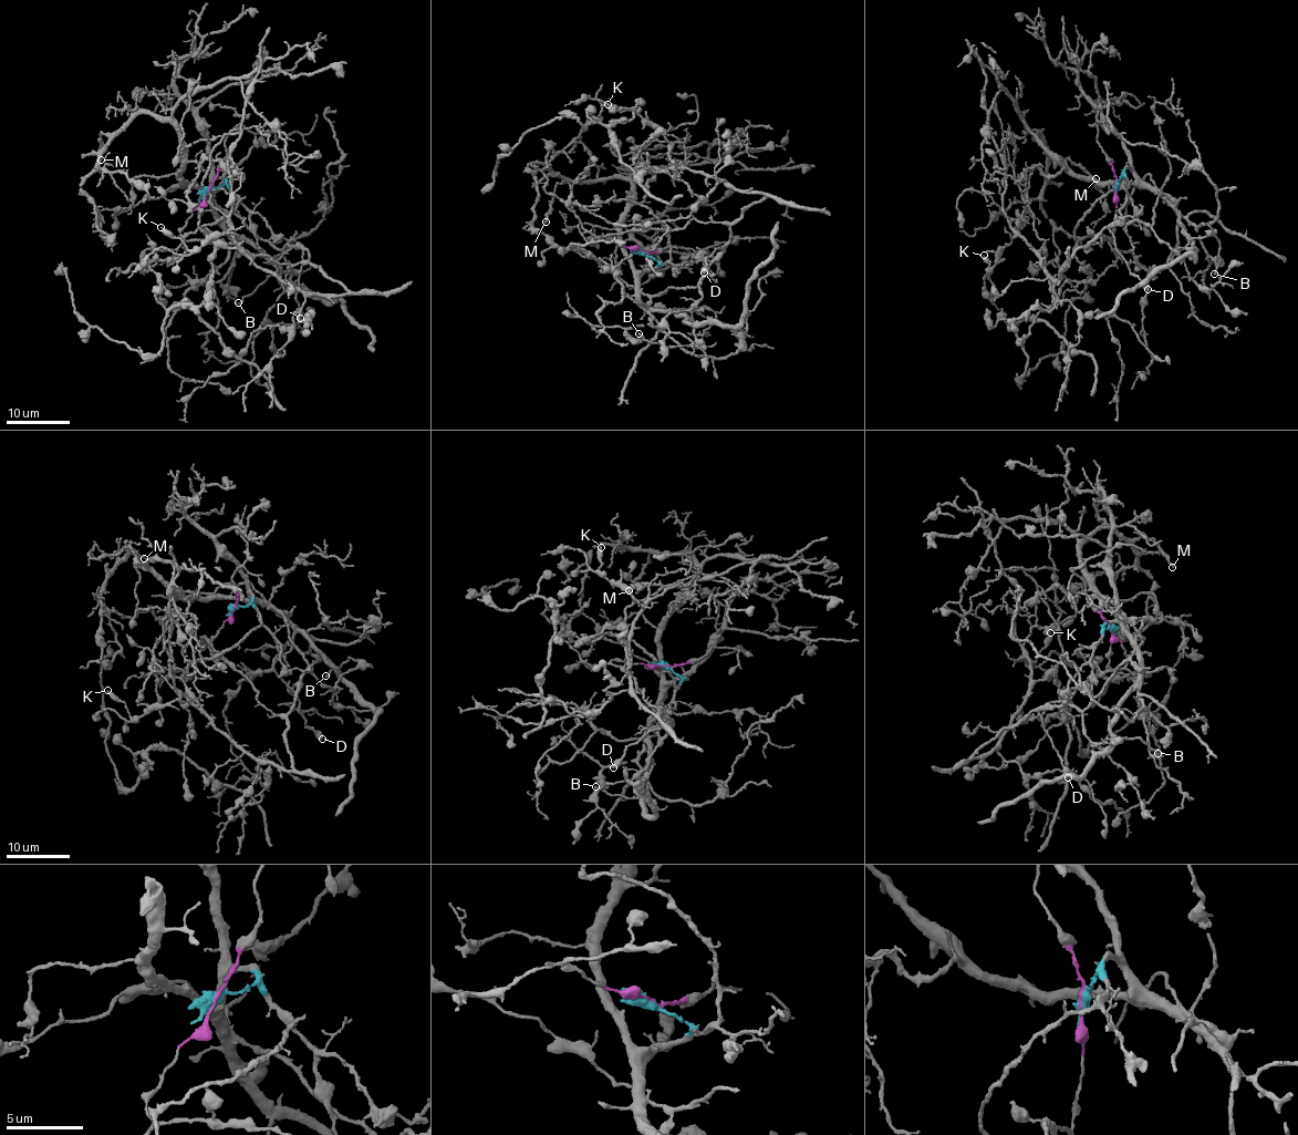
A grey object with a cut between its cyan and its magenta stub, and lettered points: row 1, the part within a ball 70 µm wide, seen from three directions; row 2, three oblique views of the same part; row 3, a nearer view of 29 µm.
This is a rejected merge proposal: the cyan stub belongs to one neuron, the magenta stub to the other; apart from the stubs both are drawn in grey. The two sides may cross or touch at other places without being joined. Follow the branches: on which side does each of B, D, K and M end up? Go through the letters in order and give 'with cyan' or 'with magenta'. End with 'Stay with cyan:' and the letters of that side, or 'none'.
B: with magenta
D: with magenta
K: with magenta
M: with cyan
Stay with cyan: M

